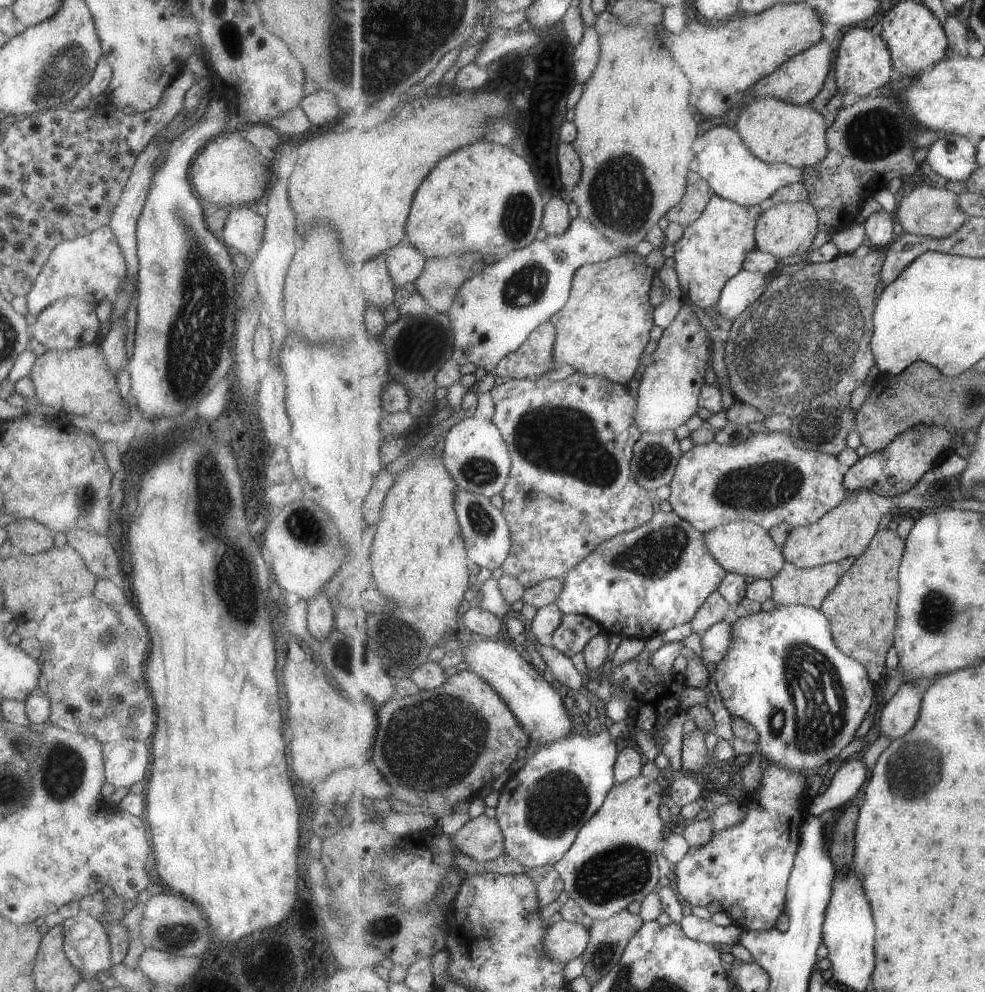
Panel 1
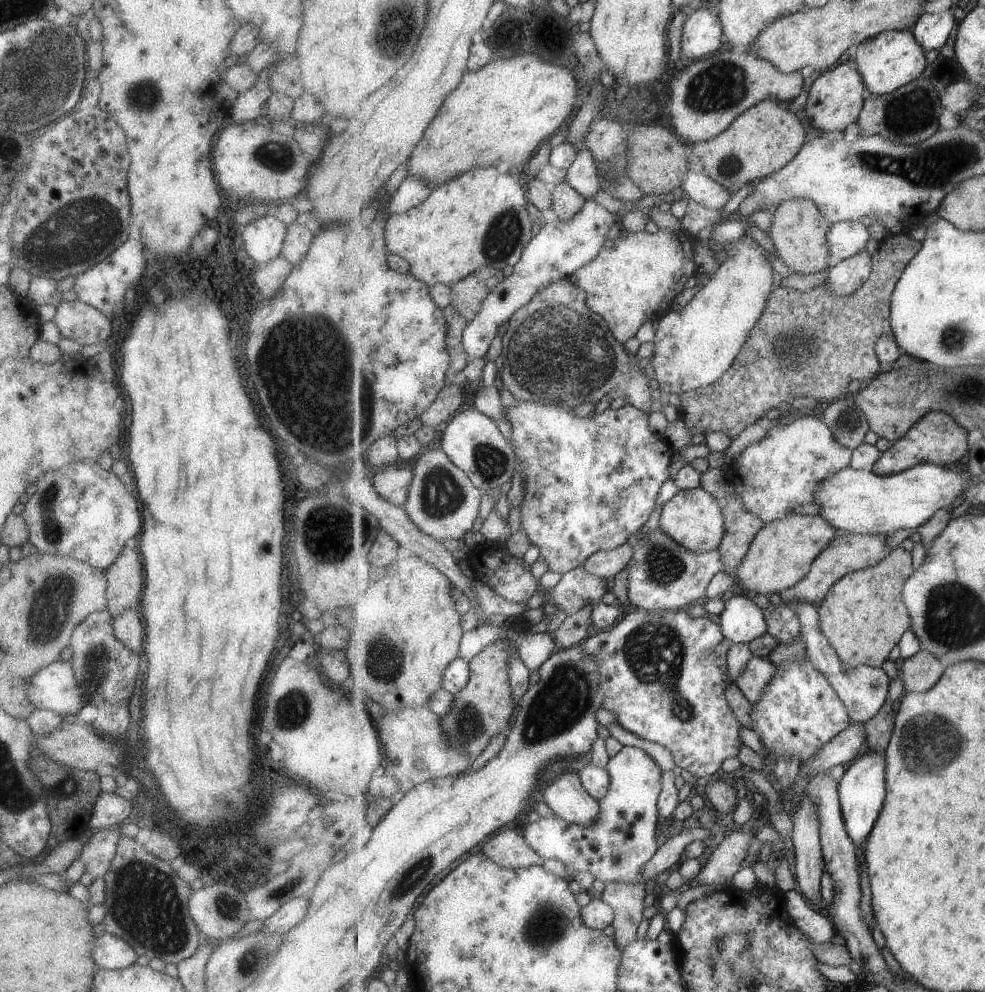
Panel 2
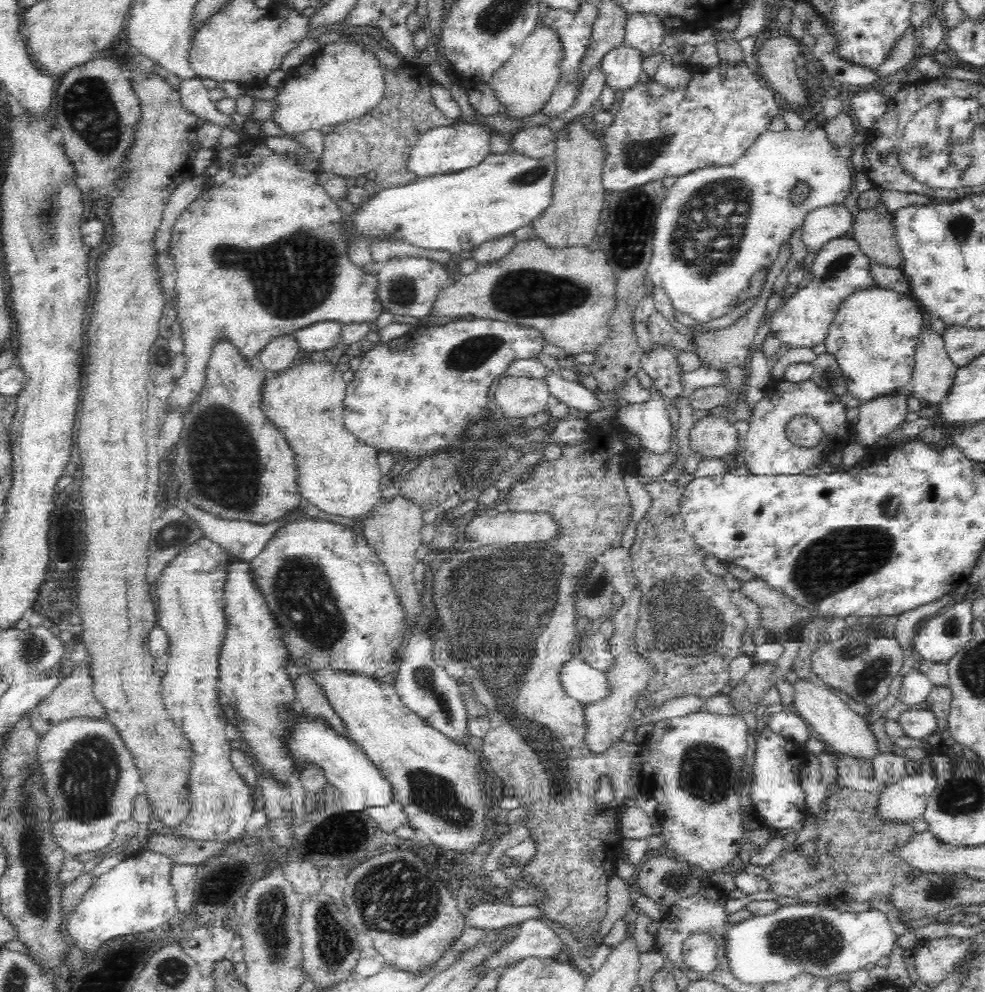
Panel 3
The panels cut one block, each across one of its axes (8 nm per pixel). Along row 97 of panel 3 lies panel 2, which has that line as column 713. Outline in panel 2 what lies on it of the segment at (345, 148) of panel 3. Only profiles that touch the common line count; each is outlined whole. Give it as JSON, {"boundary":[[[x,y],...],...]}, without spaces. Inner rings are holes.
{"boundary":[[[907,233],[888,234],[880,241],[879,250],[872,254],[873,270],[869,280],[849,296],[839,296],[824,284],[808,292],[791,287],[774,288],[764,315],[751,331],[733,366],[713,384],[680,395],[679,416],[686,423],[689,434],[693,436],[700,432],[708,436],[712,432],[723,432],[736,438],[751,424],[767,423],[765,412],[781,402],[807,396],[824,404],[830,403],[850,395],[849,384],[853,380],[874,379],[882,371],[876,350],[877,340],[884,334],[895,334],[891,322],[893,291],[921,248],[923,244]]]}

